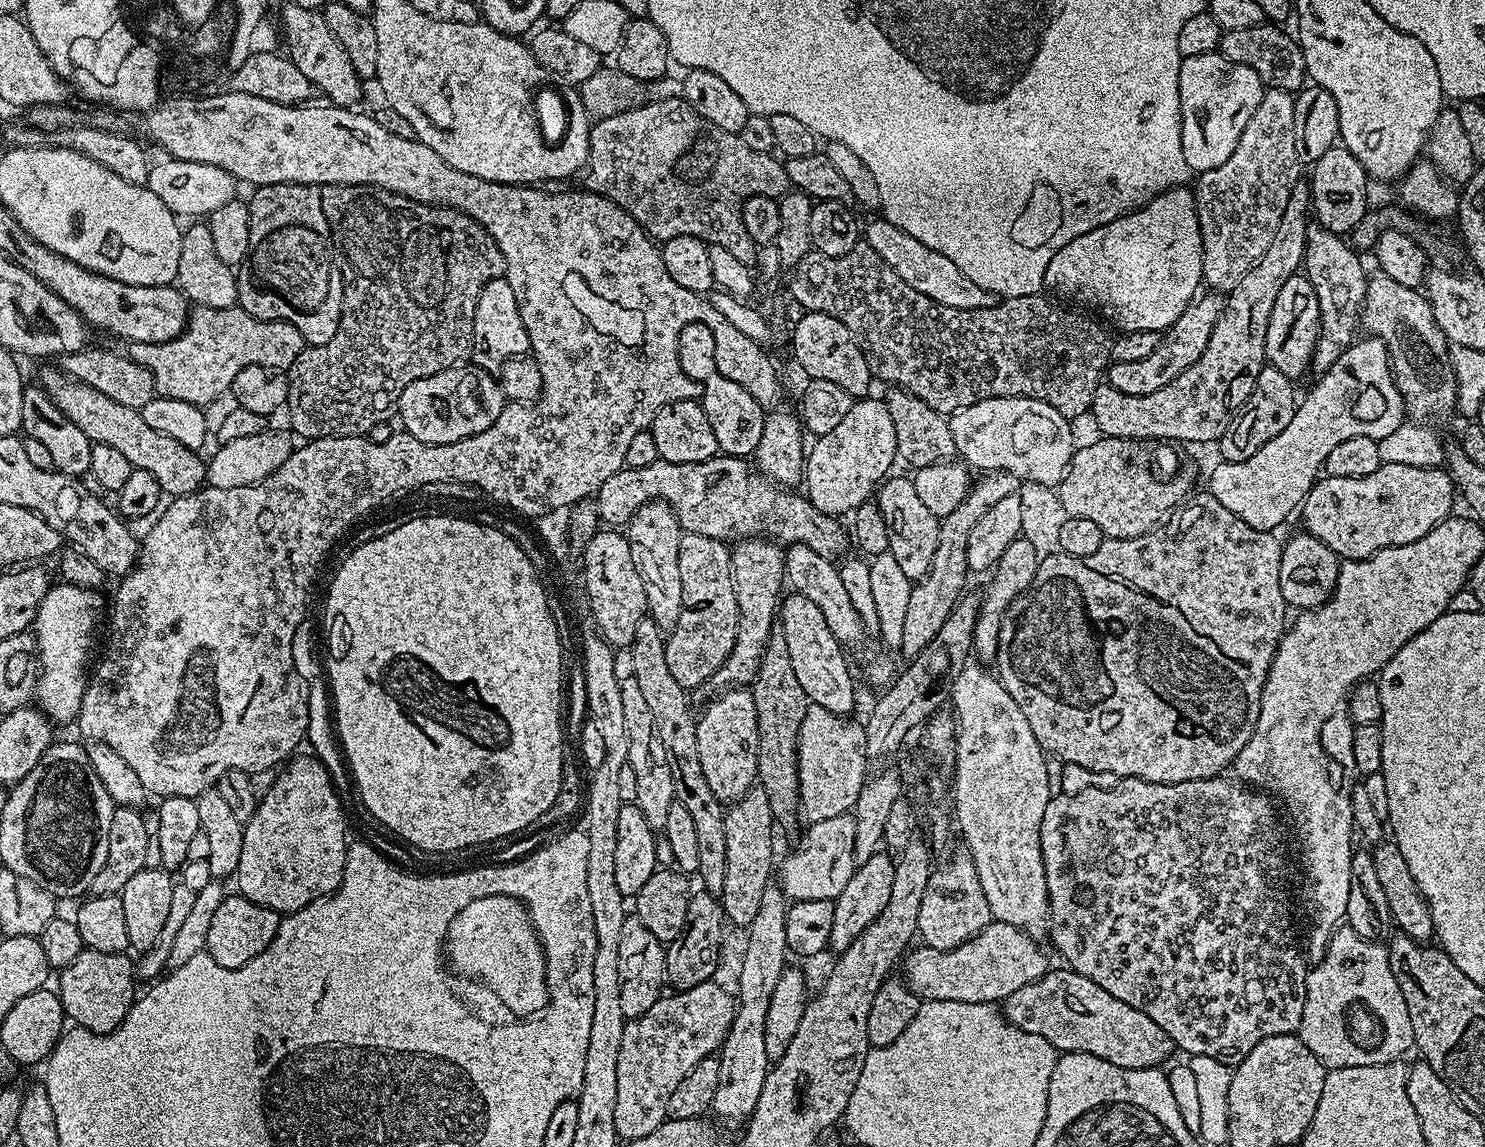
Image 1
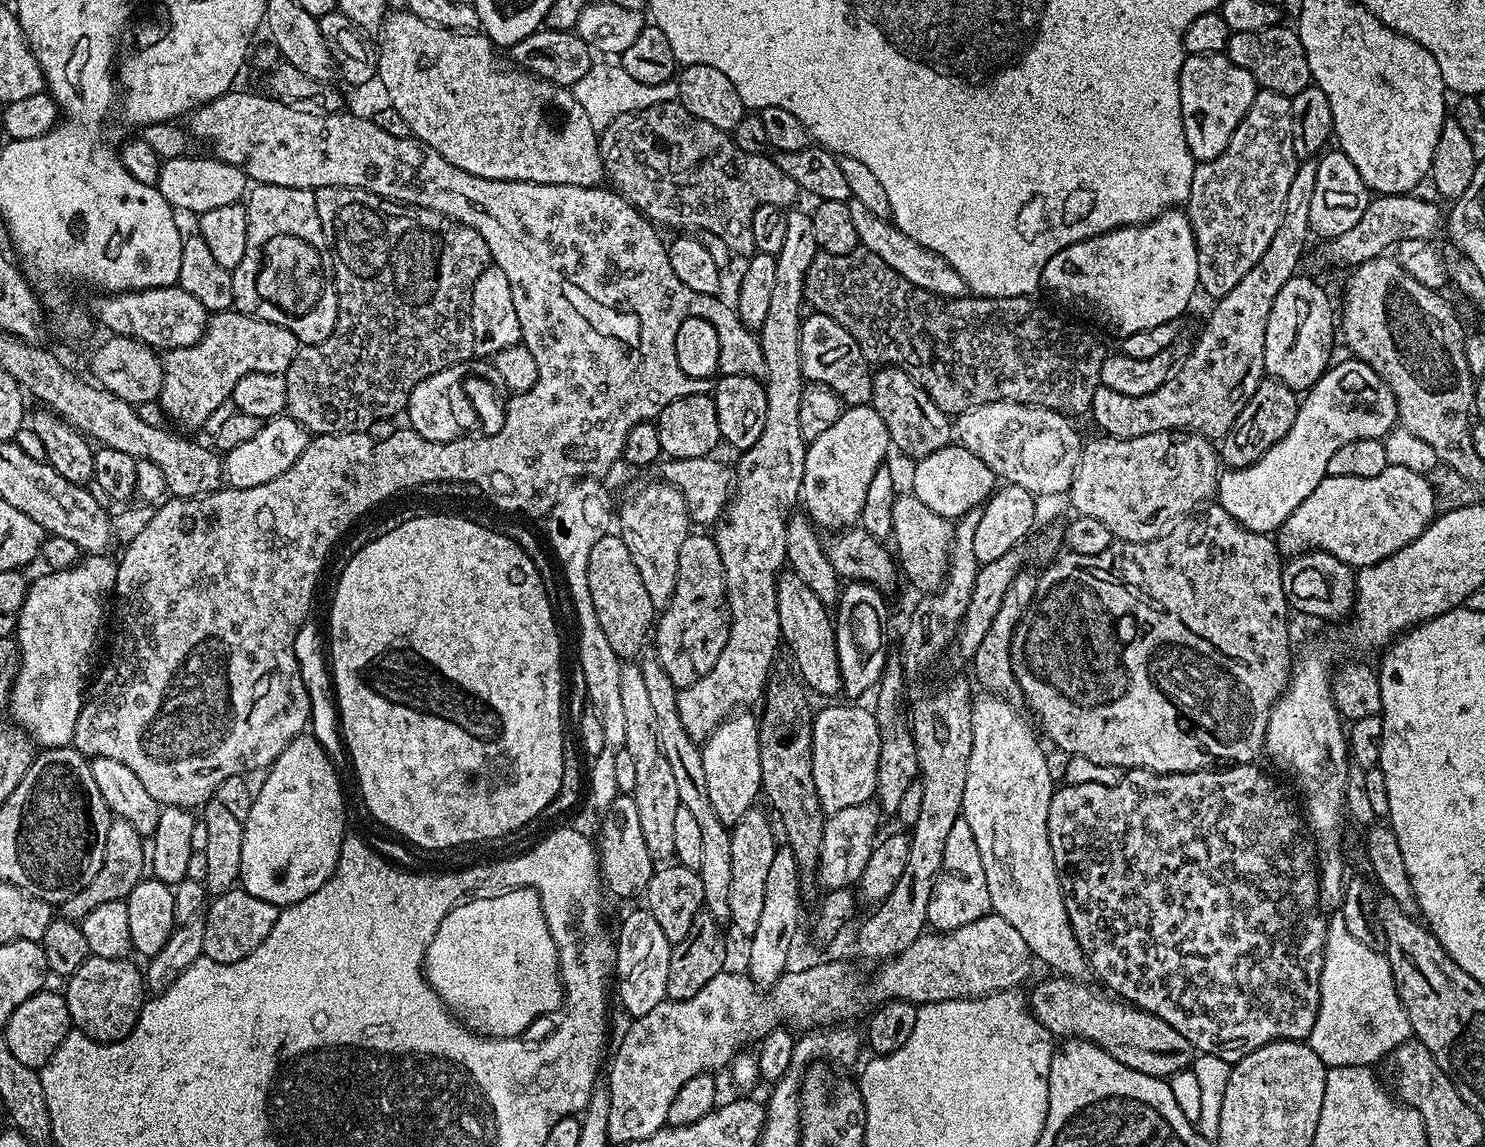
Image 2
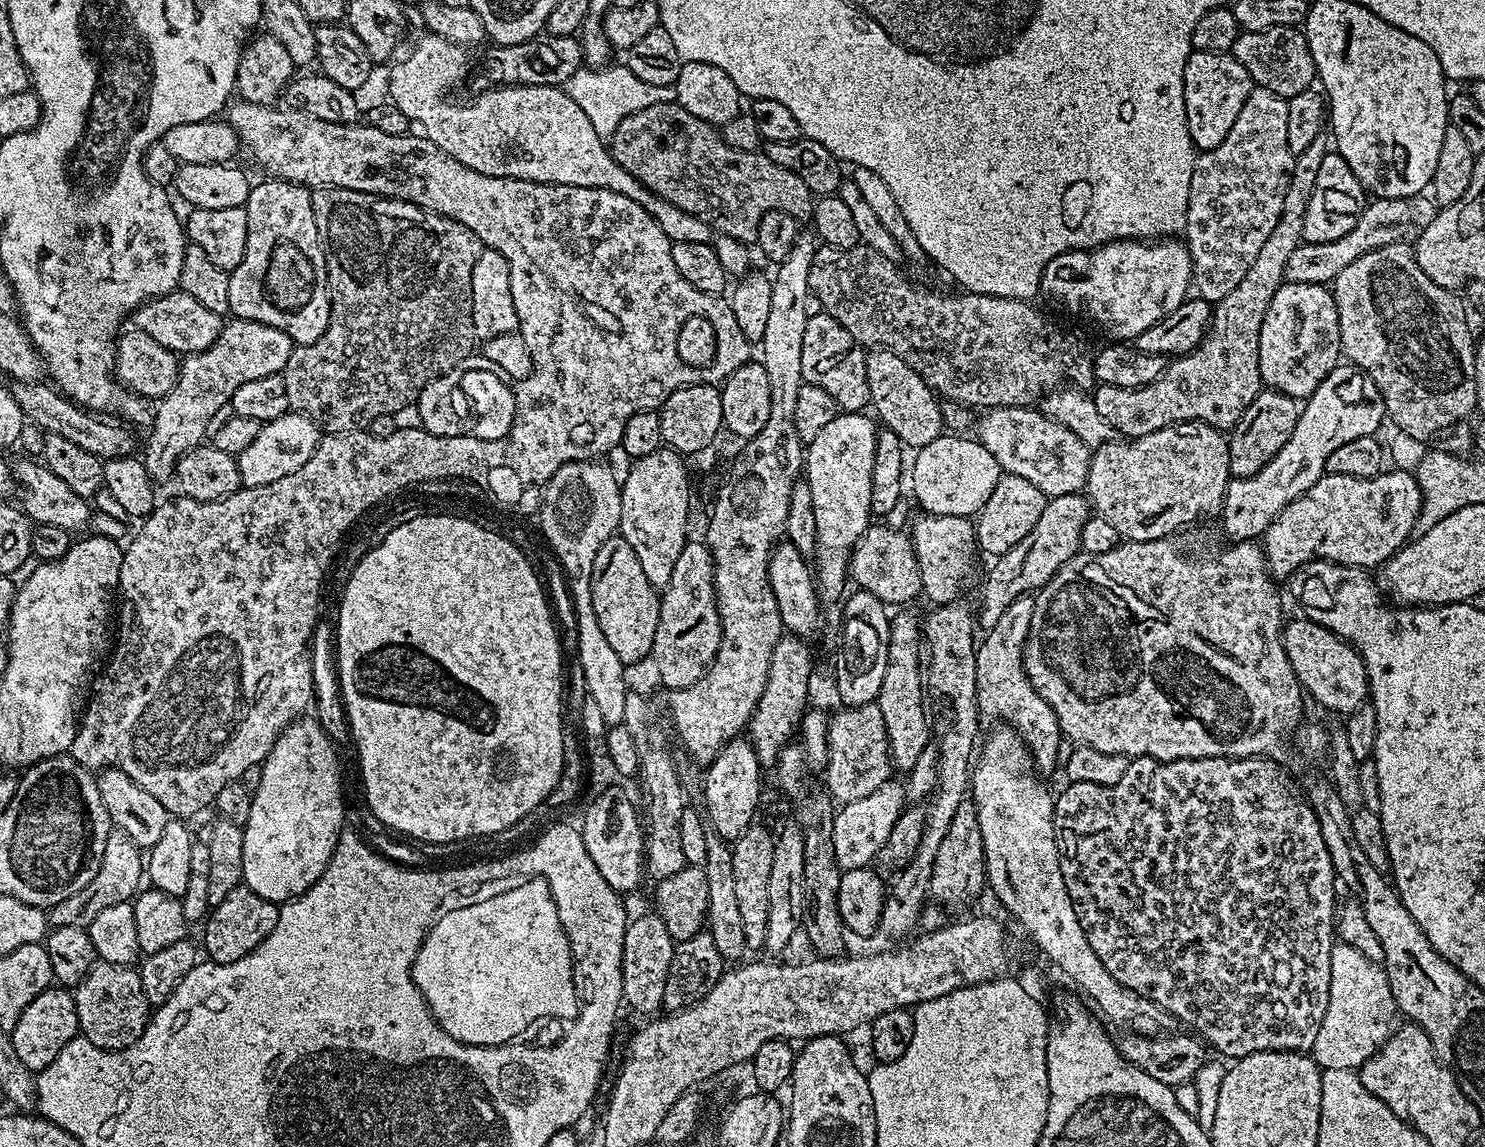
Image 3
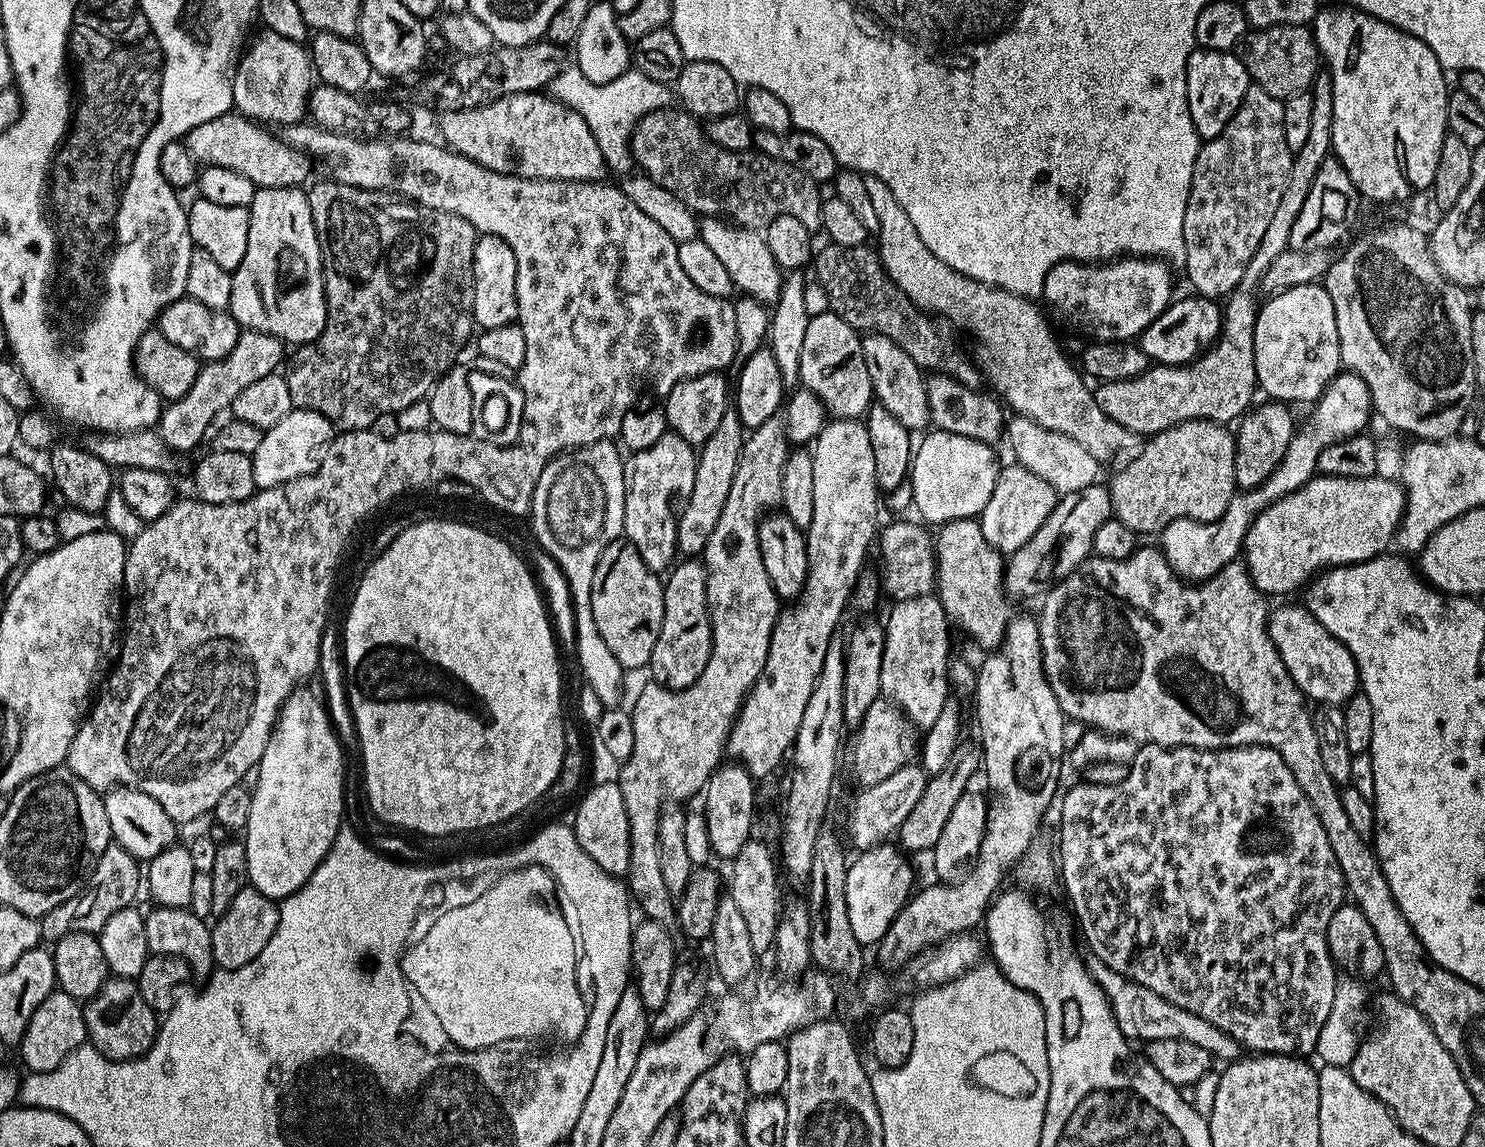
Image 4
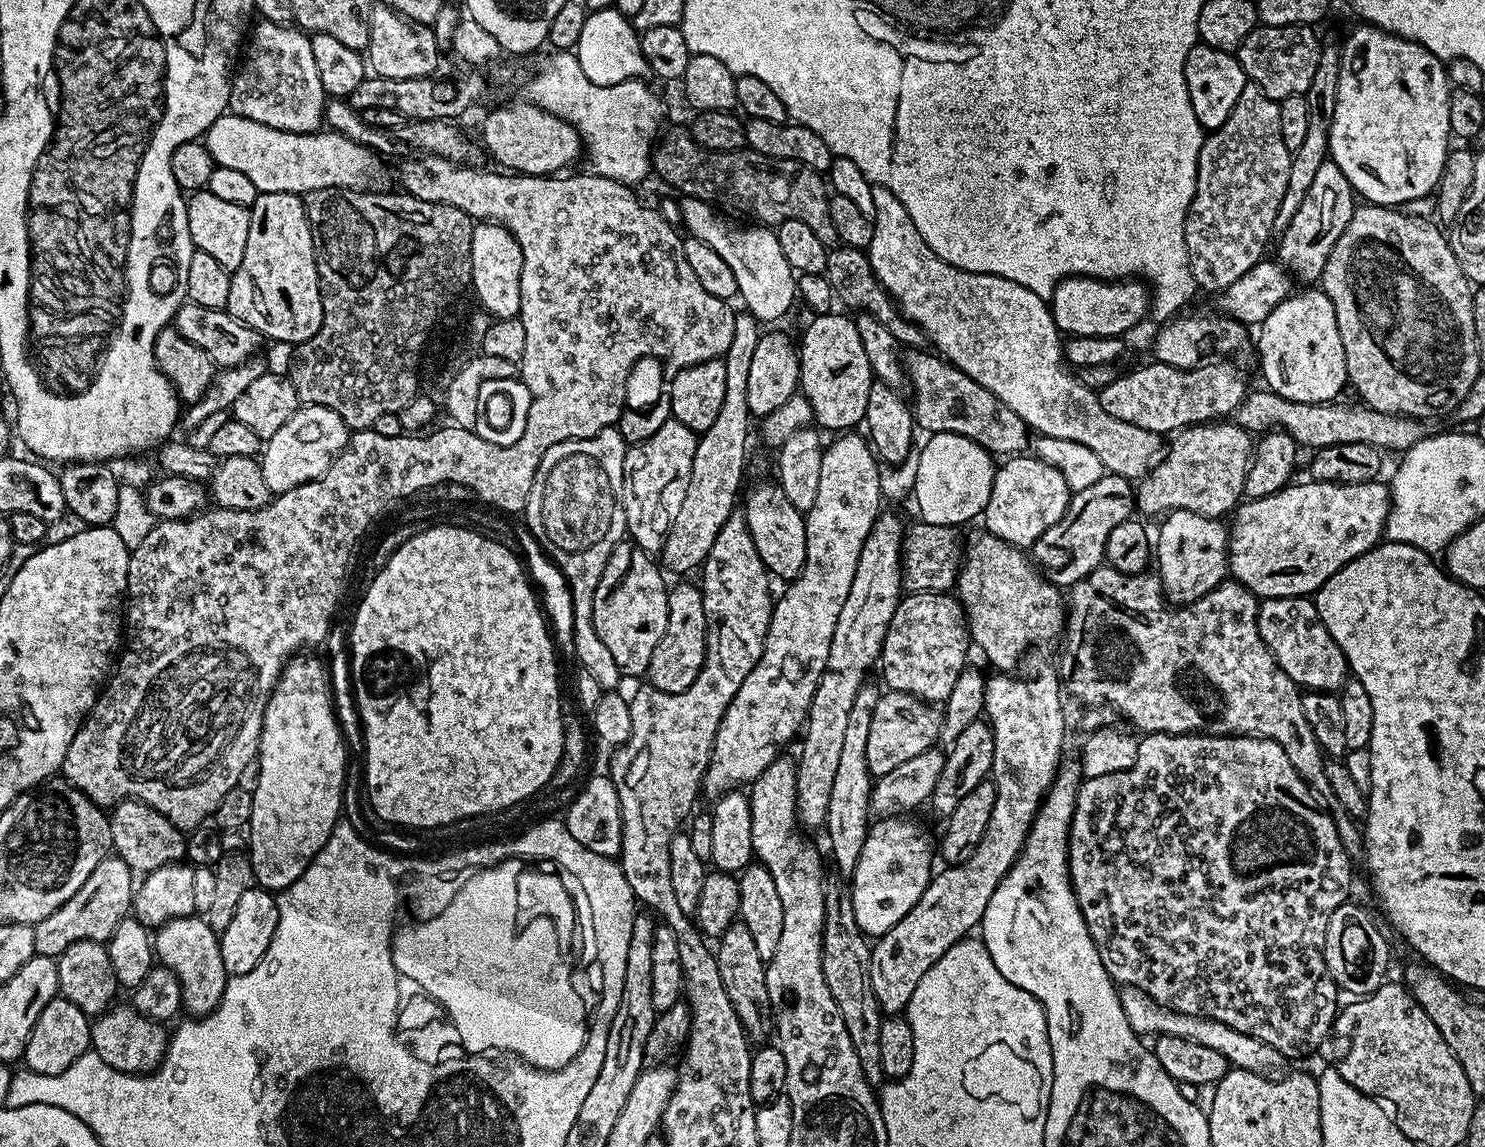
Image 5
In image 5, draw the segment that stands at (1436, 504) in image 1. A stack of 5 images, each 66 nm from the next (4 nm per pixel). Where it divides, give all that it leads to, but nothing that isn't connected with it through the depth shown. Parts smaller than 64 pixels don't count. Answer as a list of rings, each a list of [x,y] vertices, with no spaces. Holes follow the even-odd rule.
[[[1309,479],[1308,484],[1289,483],[1281,492],[1261,500],[1241,503],[1231,513],[1228,534],[1228,571],[1237,584],[1244,584],[1258,598],[1269,596],[1311,597],[1342,566],[1381,543],[1384,523],[1392,505],[1390,488],[1379,479],[1361,484],[1331,484]]]

